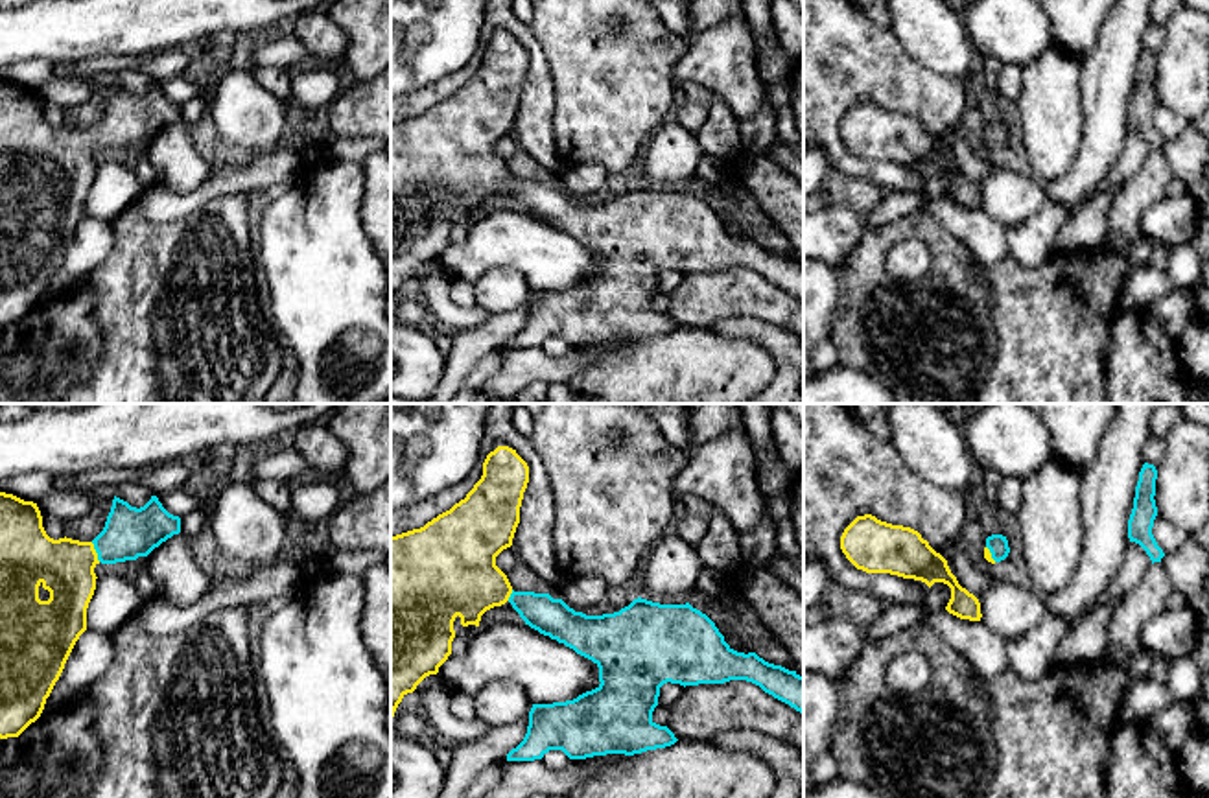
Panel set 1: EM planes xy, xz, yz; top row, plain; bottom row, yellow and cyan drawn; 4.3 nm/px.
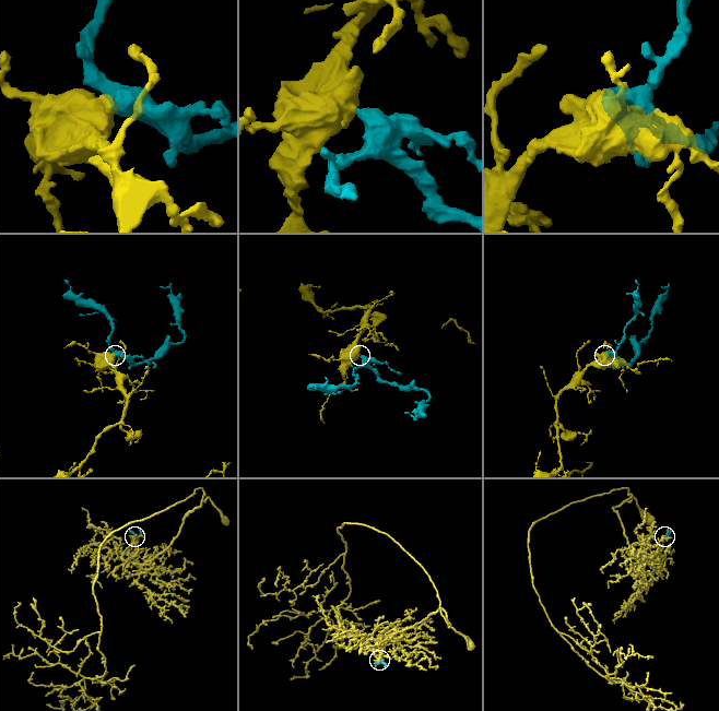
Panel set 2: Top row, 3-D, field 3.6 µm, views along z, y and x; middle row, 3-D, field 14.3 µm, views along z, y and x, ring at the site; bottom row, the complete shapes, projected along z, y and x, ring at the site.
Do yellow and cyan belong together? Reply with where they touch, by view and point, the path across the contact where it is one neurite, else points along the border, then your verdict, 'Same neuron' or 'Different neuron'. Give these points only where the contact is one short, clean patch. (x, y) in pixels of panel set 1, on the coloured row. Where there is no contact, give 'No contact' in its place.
Touches yellow at xy (94, 551). Path across: xy (65, 566), (94, 551), (118, 542), (129, 533). Same neuron

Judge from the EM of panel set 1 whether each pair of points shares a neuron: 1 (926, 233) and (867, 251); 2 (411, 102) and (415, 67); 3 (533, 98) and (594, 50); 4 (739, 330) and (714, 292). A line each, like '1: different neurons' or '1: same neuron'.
1: same neuron
2: different neurons
3: different neurons
4: different neurons

